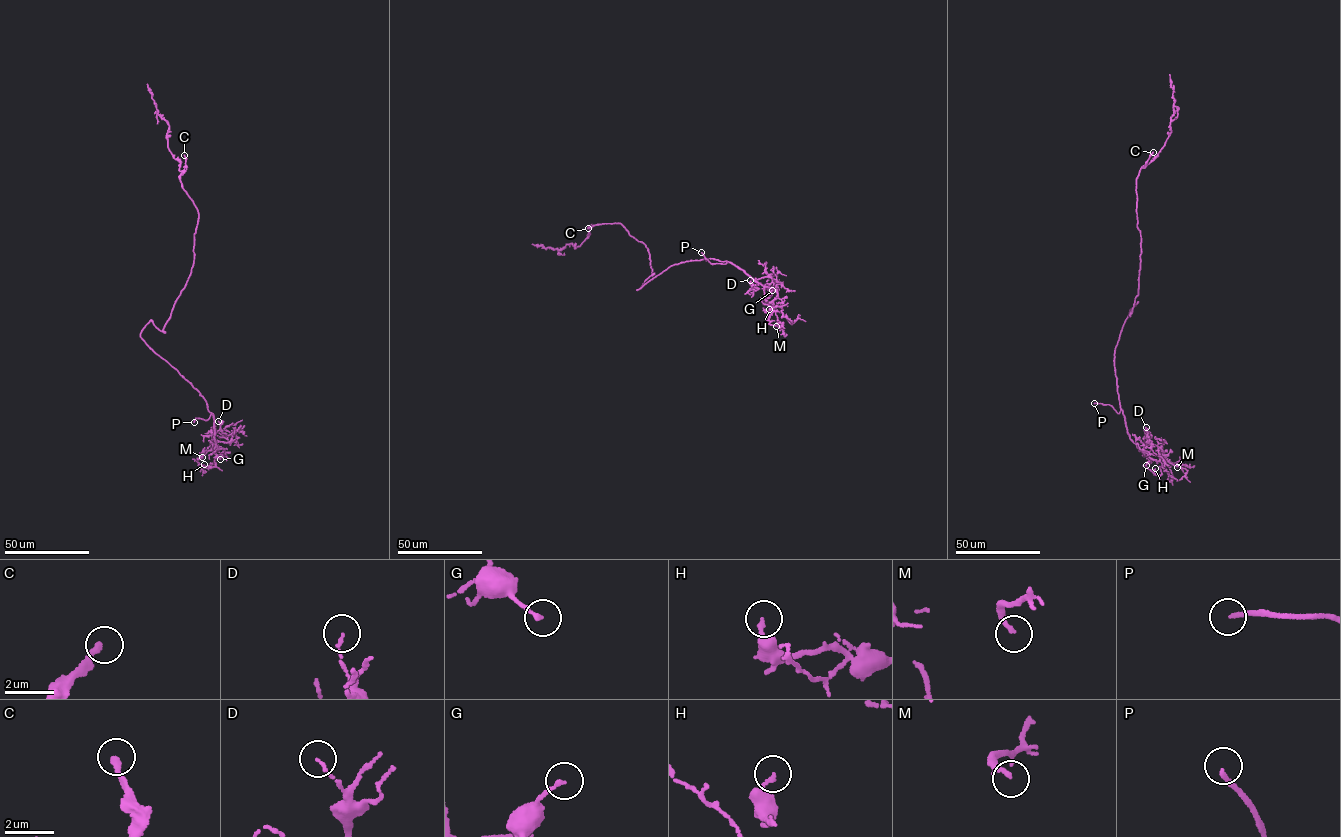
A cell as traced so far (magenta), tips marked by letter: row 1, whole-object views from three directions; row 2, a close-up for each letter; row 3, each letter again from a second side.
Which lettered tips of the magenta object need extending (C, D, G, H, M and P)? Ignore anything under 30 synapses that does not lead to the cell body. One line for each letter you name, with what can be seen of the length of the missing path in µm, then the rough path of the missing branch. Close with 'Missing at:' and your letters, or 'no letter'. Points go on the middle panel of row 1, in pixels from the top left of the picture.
M: 9 µm
P: 10 µm
Missing at: M, P

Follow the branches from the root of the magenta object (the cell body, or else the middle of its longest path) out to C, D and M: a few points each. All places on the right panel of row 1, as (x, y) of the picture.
C: (1132, 311), (1138, 293), (1141, 254), (1136, 183), (1139, 170), (1153, 152)
D: (1132, 311), (1122, 328), (1114, 366), (1127, 433), (1146, 453), (1152, 445), (1146, 427)
M: (1132, 311), (1124, 322), (1114, 354), (1127, 433), (1145, 455), (1158, 461), (1163, 453), (1177, 467)

